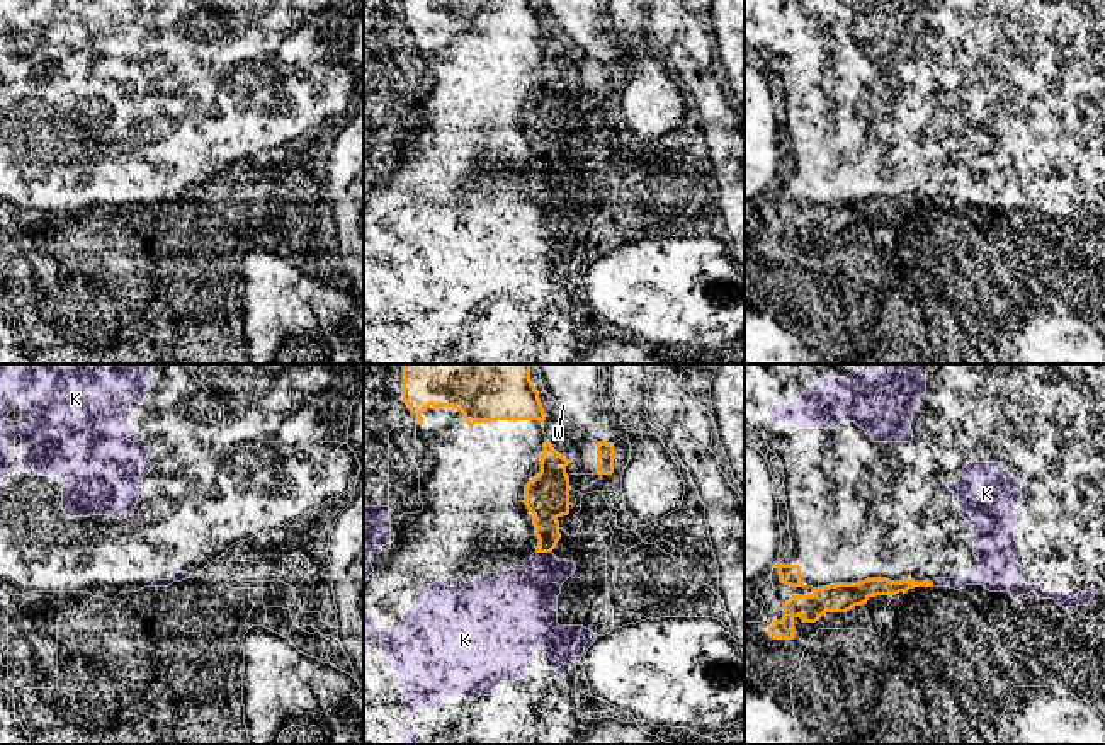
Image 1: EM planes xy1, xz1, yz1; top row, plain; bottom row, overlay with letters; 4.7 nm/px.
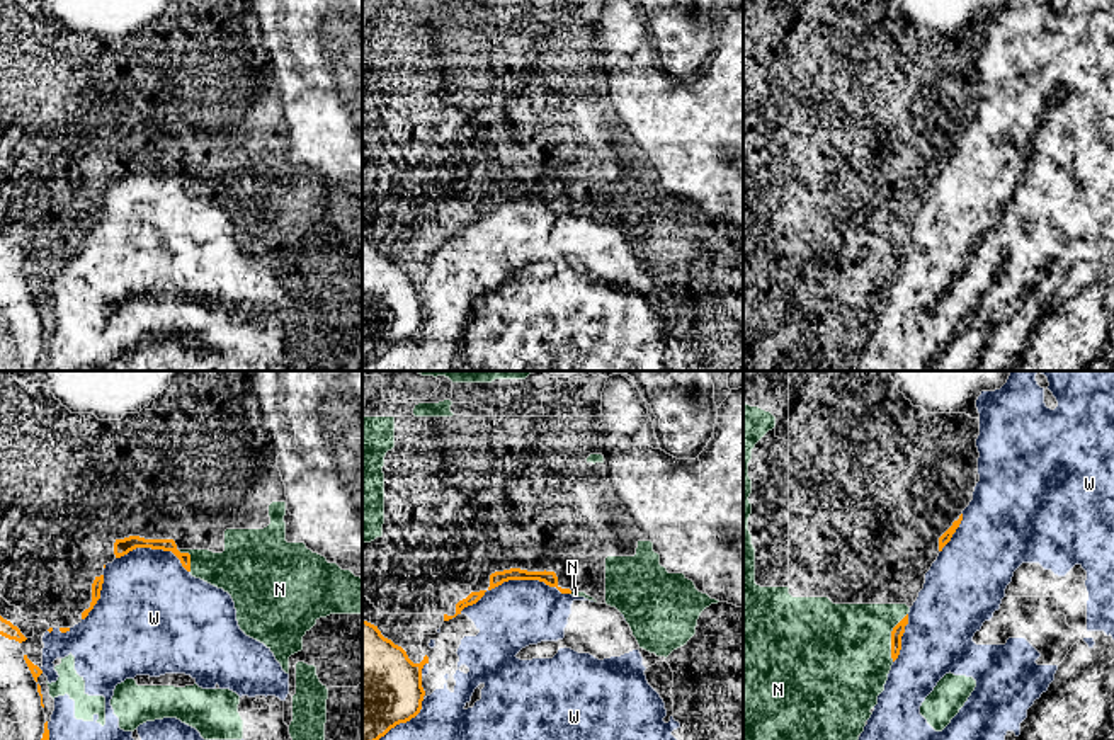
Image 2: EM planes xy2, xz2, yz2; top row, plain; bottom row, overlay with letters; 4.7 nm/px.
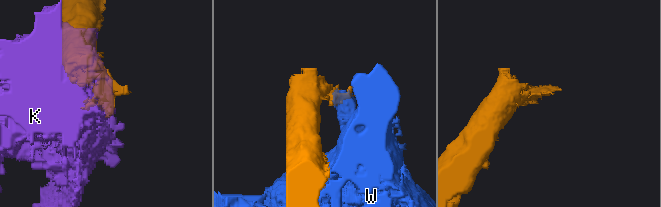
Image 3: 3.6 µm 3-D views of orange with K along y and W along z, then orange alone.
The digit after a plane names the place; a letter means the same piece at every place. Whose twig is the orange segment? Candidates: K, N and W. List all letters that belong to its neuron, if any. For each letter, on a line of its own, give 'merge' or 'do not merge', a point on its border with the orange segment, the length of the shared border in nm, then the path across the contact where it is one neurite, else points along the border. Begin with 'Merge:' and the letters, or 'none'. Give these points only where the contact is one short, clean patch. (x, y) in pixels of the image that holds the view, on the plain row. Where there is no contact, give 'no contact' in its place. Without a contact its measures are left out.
Merge: K
K: merge; meets orange in xz1 at (544, 170); contact 60 nm long
N: do not merge; meets orange in yz2 at (892, 256); contact 240 nm long
W: do not merge; meets orange in xz2 at (514, 198); contact 550 nm long

